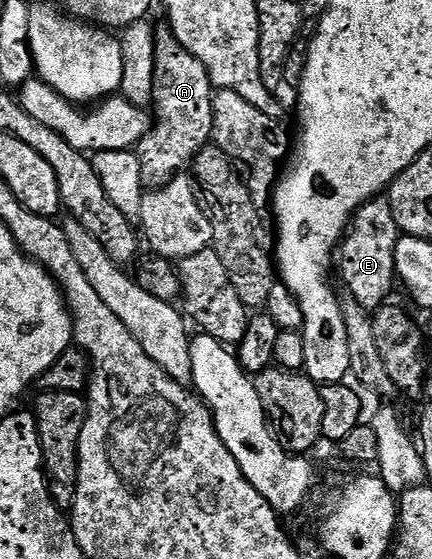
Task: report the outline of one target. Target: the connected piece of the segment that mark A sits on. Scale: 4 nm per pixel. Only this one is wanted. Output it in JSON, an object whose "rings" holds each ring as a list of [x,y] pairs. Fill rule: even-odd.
{"rings":[[[157,28],[155,40],[154,91],[150,102],[154,124],[134,149],[142,167],[142,183],[149,190],[160,189],[181,171],[187,170],[198,151],[211,142],[214,92],[206,67],[178,43],[171,29]]]}

